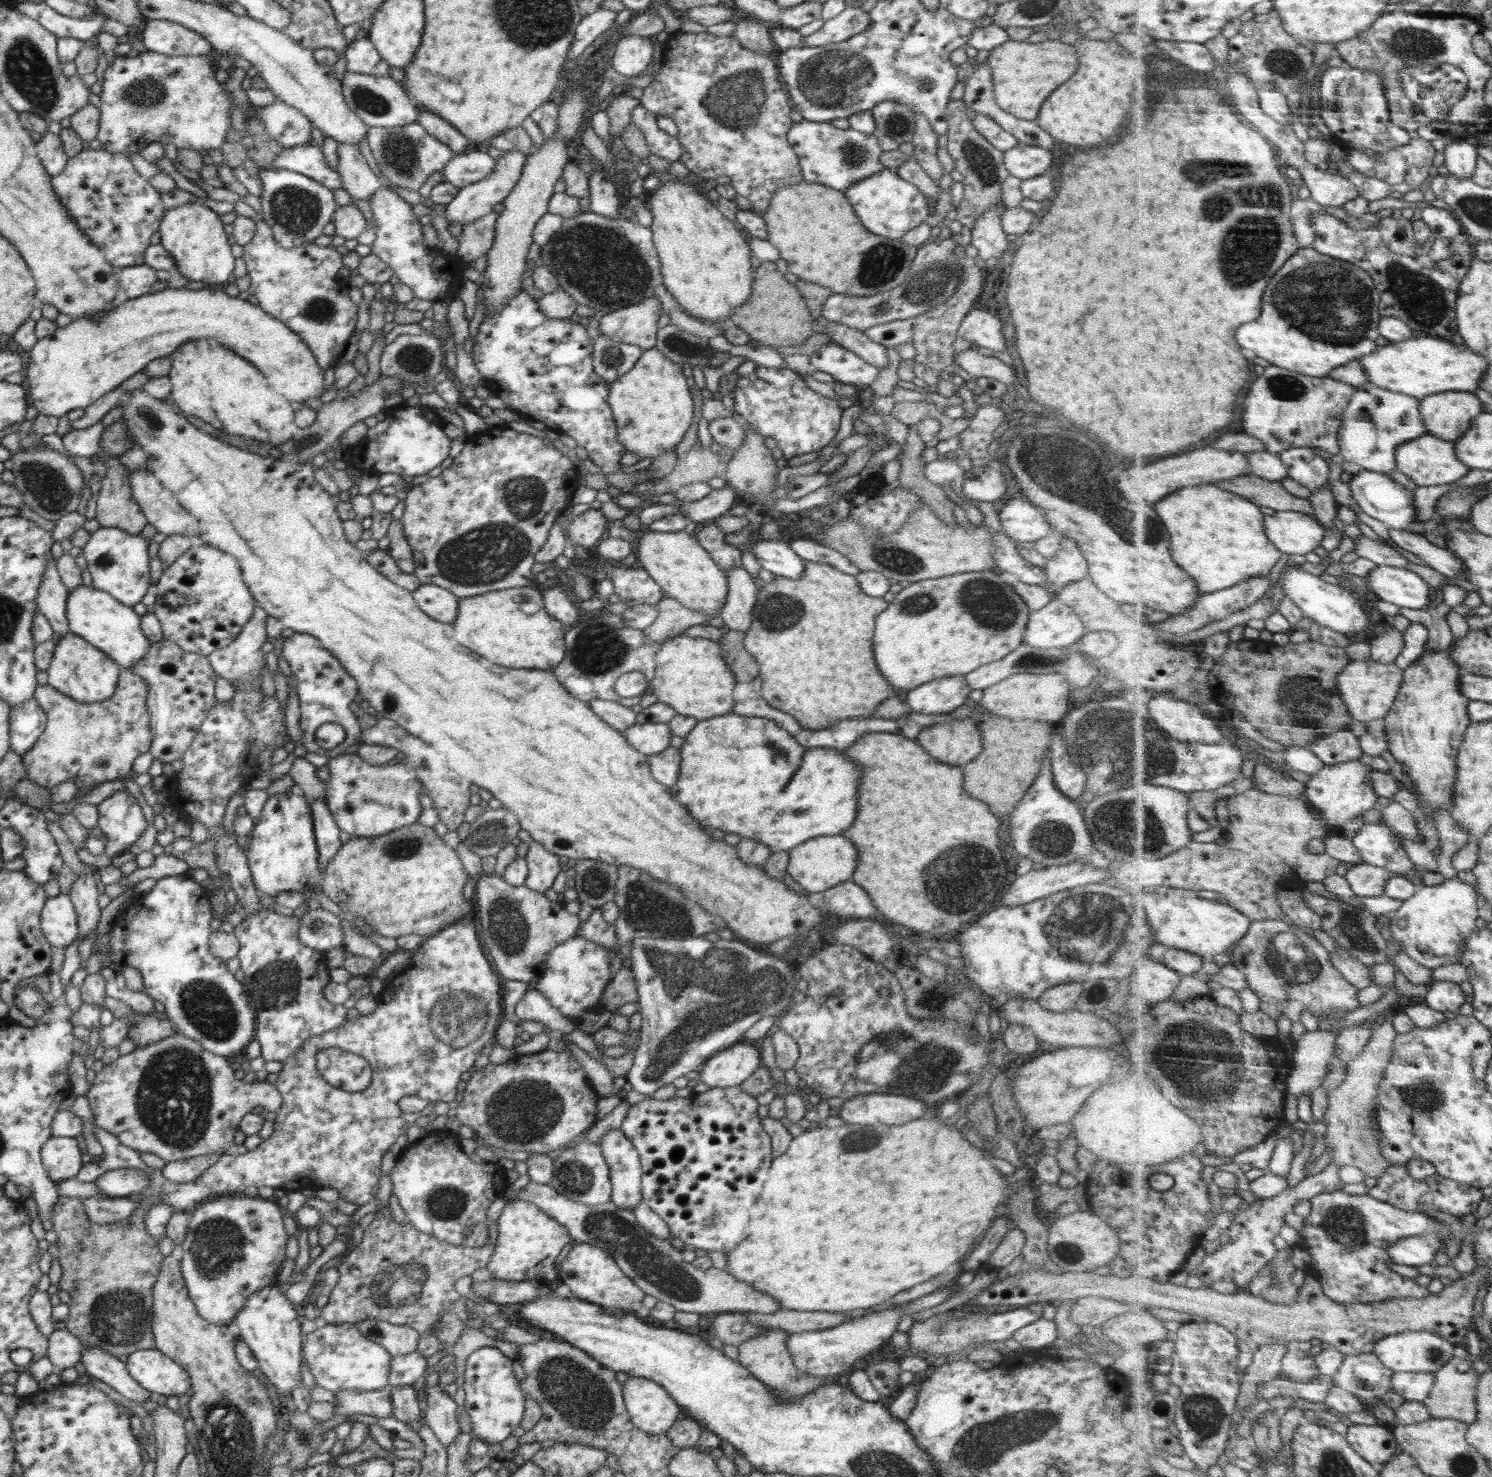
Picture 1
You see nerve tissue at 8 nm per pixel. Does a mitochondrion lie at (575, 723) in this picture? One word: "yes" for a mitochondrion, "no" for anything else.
no

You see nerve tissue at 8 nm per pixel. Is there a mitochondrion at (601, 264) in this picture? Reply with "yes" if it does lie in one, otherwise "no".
yes

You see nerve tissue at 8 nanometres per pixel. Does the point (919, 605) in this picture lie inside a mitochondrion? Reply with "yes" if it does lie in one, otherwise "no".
yes

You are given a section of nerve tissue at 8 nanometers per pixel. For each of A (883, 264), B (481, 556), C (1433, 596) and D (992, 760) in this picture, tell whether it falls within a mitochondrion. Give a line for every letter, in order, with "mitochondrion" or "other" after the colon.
A: mitochondrion
B: mitochondrion
C: other
D: other

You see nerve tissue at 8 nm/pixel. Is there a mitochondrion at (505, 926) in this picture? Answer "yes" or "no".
yes

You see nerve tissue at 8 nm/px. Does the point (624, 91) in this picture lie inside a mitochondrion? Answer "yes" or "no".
no

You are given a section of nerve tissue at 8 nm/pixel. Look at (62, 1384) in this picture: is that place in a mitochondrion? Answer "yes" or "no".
no

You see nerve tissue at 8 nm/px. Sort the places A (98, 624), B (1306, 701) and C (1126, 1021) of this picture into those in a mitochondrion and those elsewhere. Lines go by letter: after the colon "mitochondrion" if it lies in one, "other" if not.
A: other
B: mitochondrion
C: other

